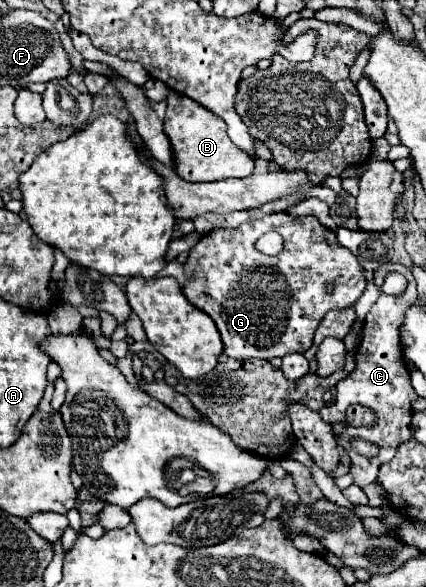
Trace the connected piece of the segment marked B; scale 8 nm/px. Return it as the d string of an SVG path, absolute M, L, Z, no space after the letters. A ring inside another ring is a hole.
M171 91L167 97L165 131L167 137L171 137L171 147L175 151L175 173L185 181L223 181L231 177L241 179L249 177L255 169L255 161L229 139L225 121L181 93Z

